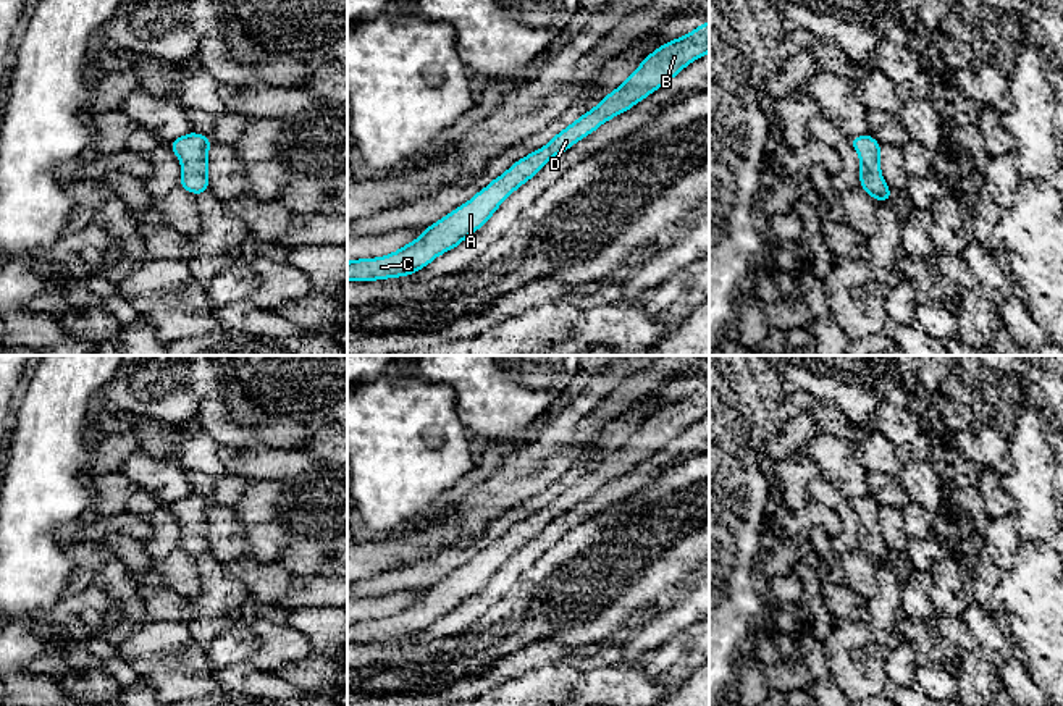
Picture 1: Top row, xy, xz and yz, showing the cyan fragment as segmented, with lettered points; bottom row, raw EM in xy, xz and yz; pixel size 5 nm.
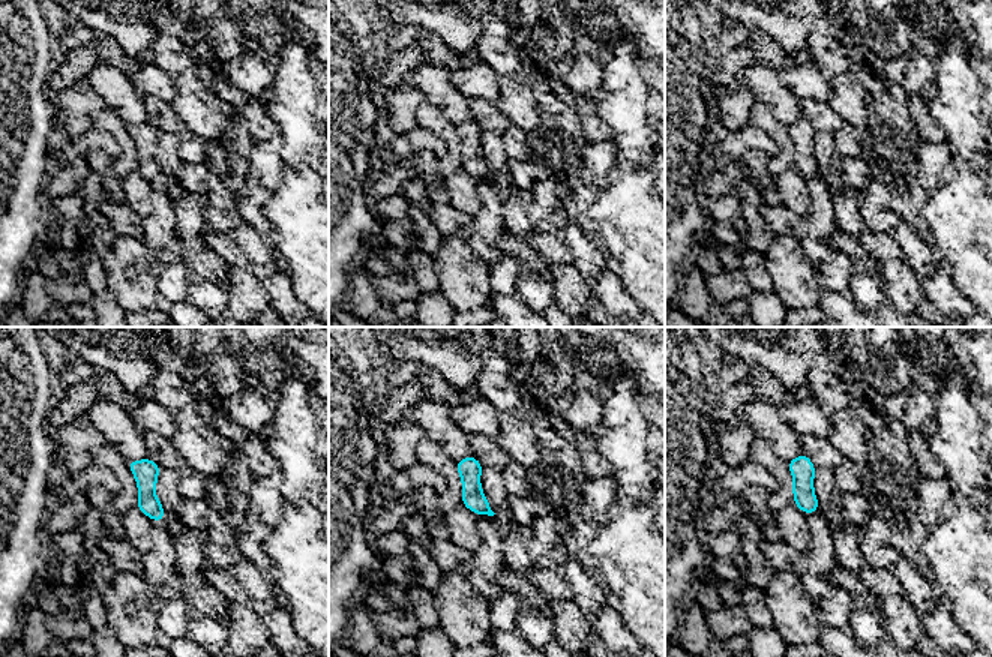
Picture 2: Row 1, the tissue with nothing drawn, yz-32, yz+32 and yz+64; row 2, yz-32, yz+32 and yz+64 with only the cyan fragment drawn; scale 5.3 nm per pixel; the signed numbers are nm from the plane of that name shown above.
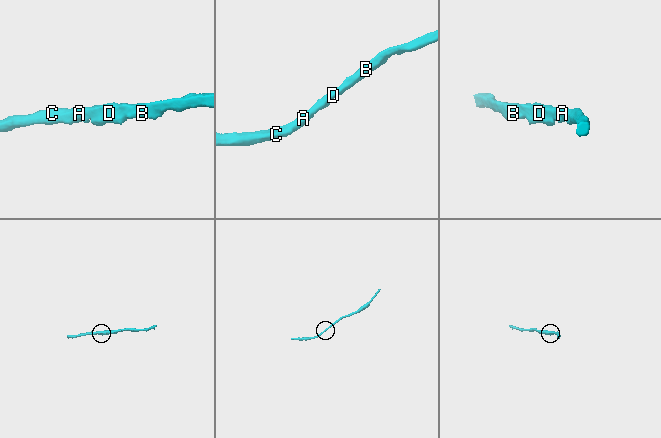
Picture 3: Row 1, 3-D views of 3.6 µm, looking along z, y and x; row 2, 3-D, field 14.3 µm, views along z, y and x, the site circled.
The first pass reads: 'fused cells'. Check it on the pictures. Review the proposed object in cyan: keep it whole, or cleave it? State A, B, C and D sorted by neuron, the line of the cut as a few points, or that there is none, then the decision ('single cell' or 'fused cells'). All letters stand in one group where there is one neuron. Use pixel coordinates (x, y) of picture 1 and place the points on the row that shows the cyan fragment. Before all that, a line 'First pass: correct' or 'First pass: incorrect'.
First pass: incorrect
A B C D; no cut; single cell

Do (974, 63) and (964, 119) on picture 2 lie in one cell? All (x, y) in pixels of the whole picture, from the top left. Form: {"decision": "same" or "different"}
{"decision": "same"}

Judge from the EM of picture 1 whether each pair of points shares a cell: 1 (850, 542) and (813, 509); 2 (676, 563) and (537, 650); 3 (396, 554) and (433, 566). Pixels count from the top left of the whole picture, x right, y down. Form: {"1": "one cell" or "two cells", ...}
{"1": "two cells", "2": "one cell", "3": "two cells"}

